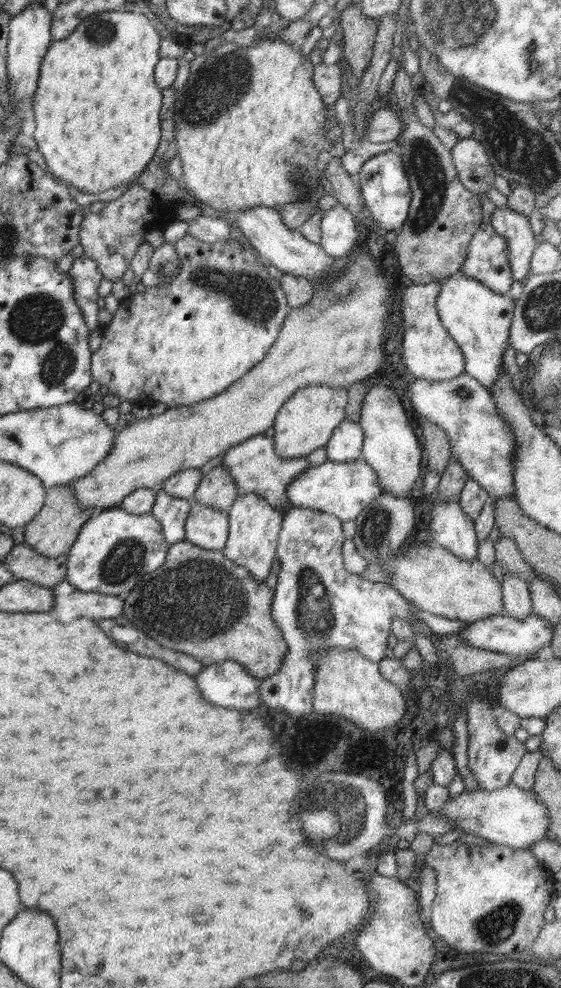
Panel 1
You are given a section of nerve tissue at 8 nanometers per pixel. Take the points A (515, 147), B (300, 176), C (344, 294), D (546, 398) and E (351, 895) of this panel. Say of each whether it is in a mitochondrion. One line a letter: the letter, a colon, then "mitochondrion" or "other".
A: mitochondrion
B: mitochondrion
C: mitochondrion
D: mitochondrion
E: other

